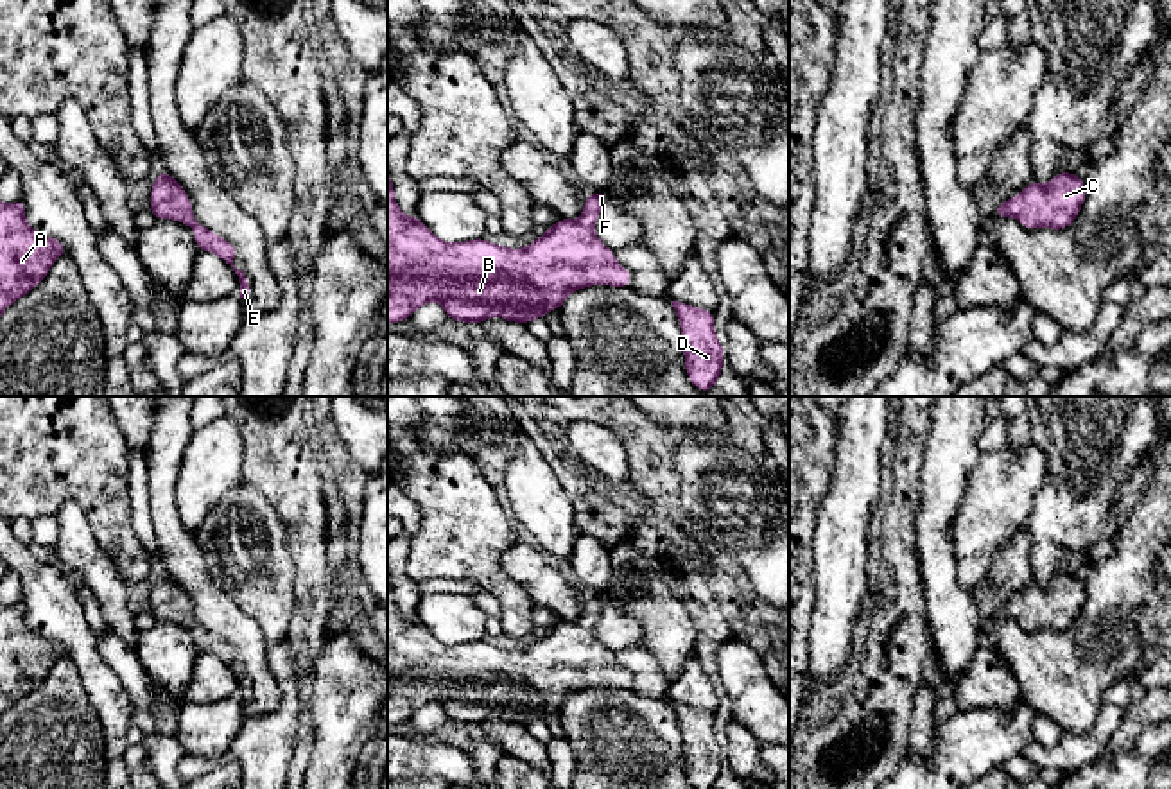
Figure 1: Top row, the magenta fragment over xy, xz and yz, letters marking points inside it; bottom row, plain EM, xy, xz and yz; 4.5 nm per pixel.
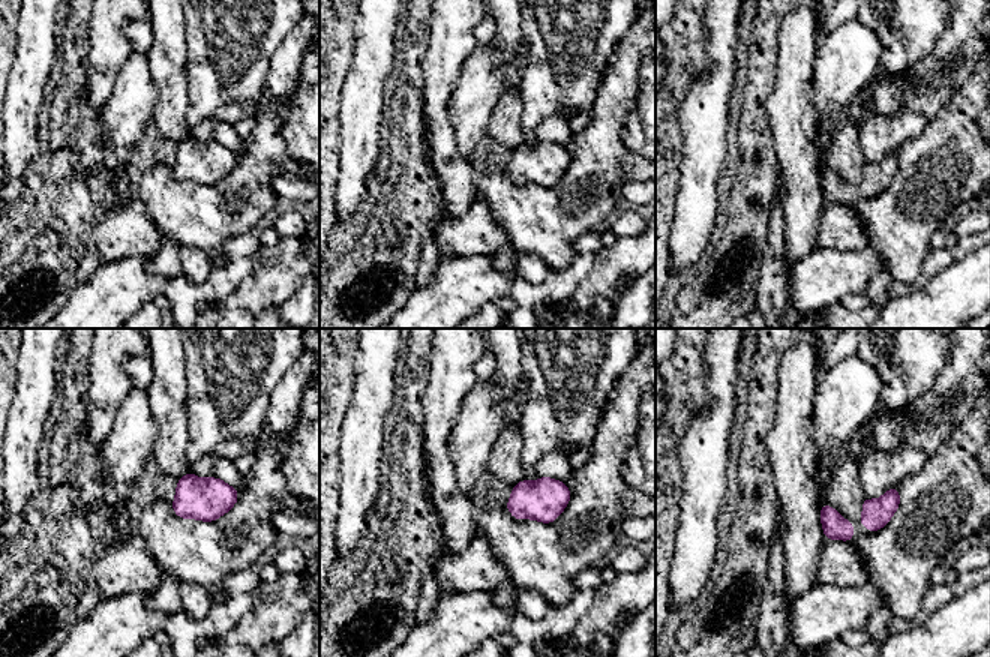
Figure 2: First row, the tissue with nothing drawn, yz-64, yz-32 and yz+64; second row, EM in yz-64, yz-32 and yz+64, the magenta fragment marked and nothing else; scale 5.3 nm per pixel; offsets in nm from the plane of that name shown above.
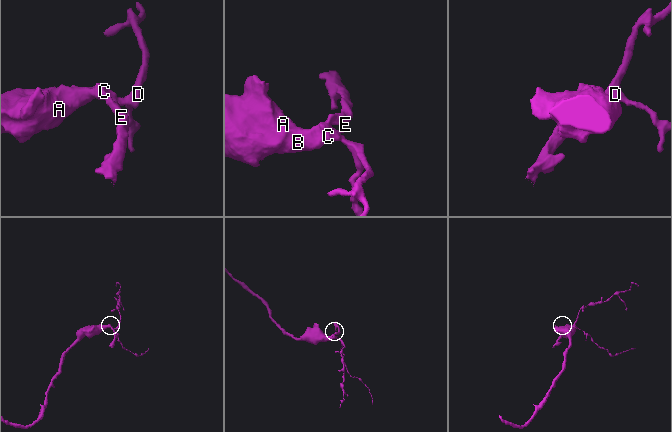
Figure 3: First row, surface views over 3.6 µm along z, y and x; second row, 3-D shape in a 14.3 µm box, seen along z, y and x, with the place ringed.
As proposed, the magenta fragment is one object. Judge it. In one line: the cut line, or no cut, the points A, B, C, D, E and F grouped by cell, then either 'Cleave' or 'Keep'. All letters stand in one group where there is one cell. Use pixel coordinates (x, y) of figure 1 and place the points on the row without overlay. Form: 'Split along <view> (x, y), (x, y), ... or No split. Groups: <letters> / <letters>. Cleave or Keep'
No split. Groups: A B C D E F. Keep

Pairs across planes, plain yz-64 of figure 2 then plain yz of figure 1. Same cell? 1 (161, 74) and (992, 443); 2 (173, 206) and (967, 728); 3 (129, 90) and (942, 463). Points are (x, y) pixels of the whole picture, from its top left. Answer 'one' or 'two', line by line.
1: two
2: two
3: two

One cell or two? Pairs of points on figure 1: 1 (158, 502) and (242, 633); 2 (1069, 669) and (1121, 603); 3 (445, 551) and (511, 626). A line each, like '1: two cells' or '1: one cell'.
1: one cell
2: one cell
3: one cell

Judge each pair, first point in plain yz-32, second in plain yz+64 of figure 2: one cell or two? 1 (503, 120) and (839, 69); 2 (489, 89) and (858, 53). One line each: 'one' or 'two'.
1: two
2: one

